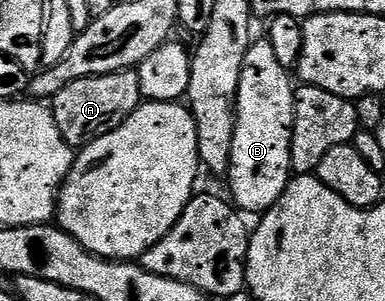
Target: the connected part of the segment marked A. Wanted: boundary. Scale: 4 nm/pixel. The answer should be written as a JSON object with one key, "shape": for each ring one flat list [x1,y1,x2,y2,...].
{"shape":[[126,70,79,78,63,86,63,90,53,96,51,111,55,126,59,126,59,134,63,134,70,148,80,150,95,142,95,138,103,138,103,134,118,128,142,100,139,74,136,70]]}

